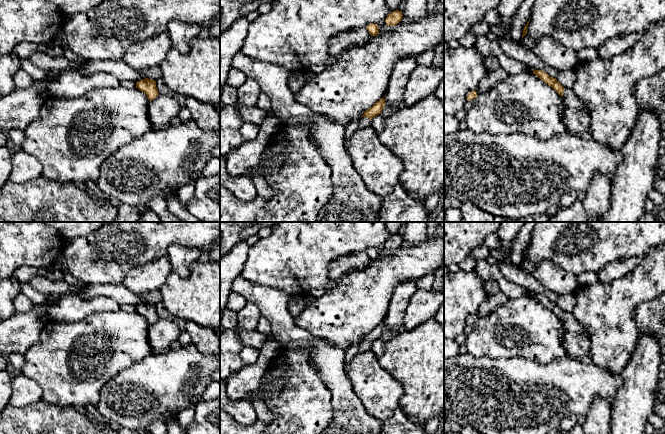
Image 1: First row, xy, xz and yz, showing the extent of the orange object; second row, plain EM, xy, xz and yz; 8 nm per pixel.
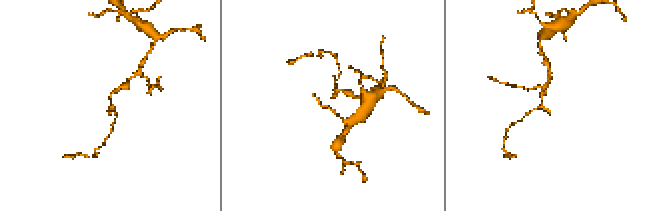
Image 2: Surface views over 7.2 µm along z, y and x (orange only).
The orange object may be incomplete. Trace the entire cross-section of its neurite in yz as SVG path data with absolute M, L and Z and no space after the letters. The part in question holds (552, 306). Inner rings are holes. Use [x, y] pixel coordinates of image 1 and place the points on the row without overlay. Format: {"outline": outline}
{"outline": "M534 293L533 298L552 311L562 321L568 332L580 333L588 338L590 337L590 333L576 320L572 312L564 312L556 302L550 301L542 294Z"}

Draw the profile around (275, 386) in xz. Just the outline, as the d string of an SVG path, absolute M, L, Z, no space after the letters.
M281 377L275 378L271 383L268 384L263 384L261 382L257 394L264 401L268 392L271 392L272 394L279 392L283 384L284 380Z

